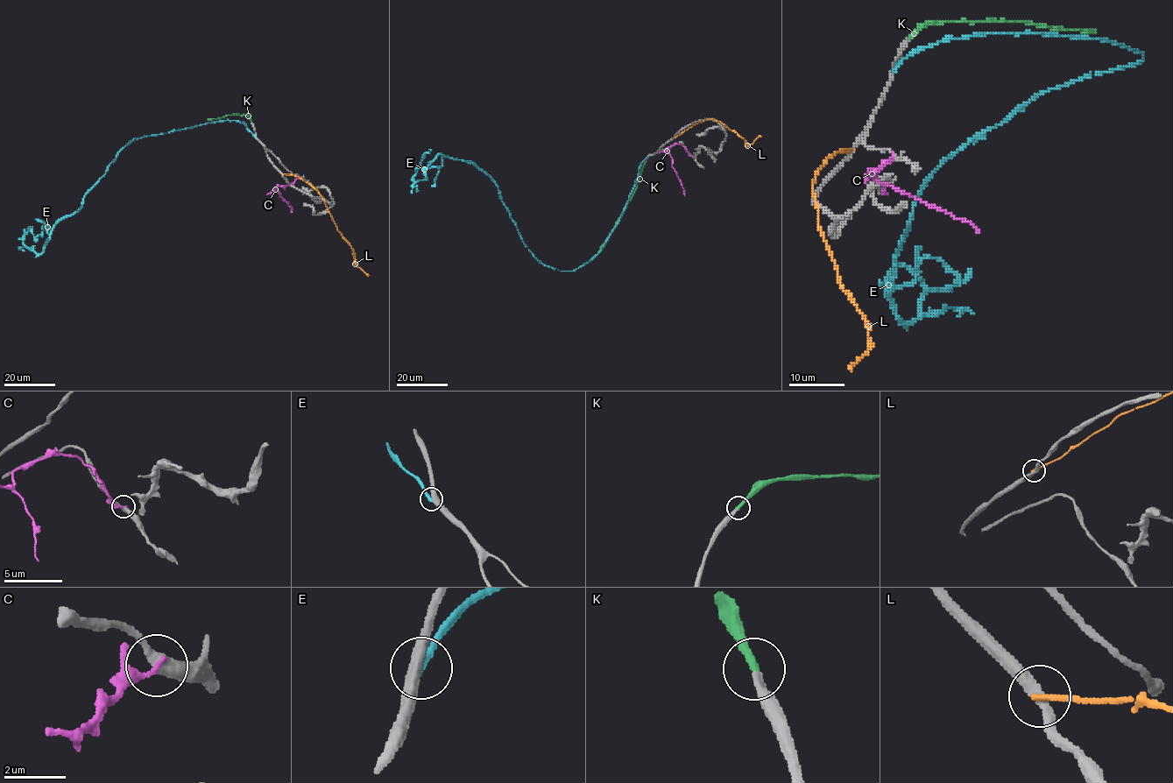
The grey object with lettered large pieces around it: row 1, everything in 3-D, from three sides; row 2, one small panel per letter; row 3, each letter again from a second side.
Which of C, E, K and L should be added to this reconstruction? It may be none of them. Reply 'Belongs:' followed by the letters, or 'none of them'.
Belongs: K

